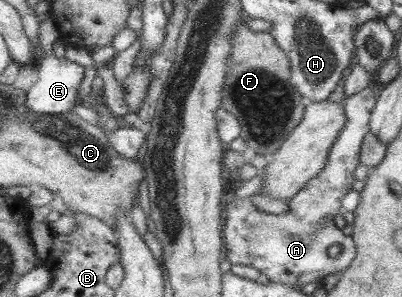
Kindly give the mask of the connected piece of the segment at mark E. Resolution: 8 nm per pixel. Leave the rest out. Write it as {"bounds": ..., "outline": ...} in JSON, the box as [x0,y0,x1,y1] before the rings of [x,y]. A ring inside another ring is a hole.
{"bounds":[28,54,85,113],"outline":[[[55,54],[45,56],[39,63],[40,80],[28,91],[29,108],[37,113],[73,112],[73,107],[80,104],[81,81],[85,79],[85,67],[66,58],[56,57]]]}

